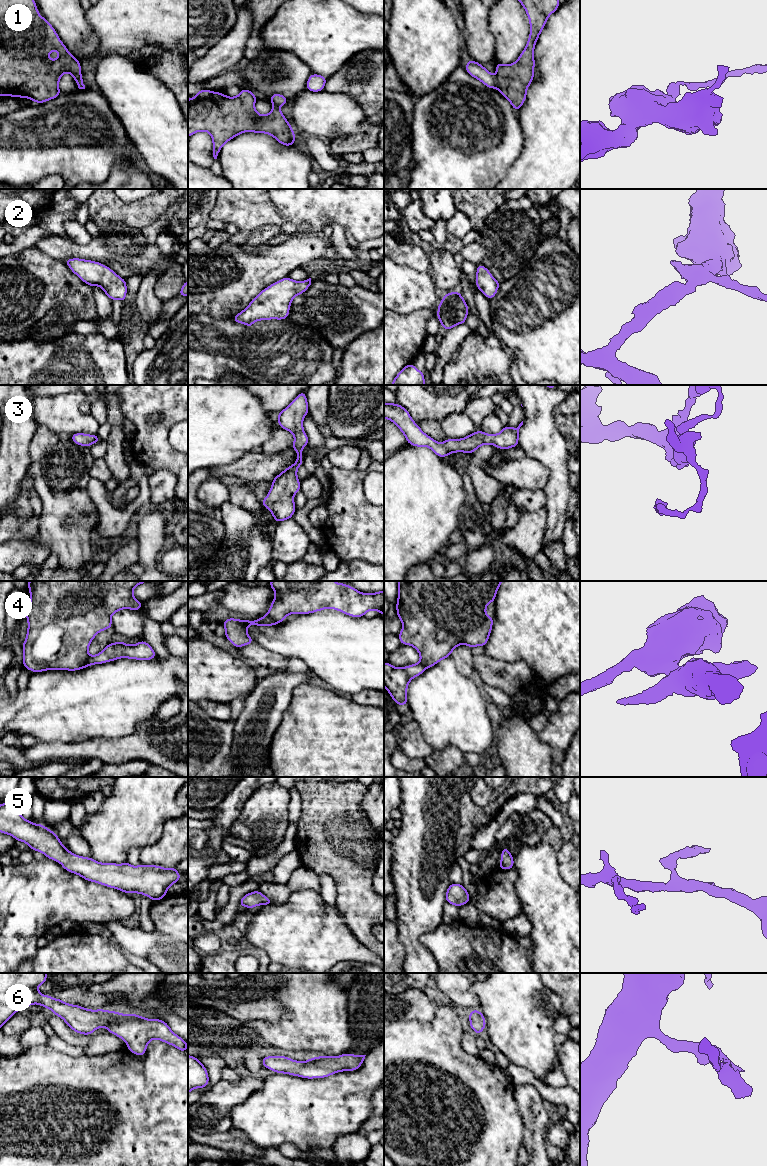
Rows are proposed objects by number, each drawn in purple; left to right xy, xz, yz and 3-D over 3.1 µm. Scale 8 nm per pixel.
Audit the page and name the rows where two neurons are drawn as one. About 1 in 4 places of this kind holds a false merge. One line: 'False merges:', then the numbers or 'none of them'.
False merges: 1, 4

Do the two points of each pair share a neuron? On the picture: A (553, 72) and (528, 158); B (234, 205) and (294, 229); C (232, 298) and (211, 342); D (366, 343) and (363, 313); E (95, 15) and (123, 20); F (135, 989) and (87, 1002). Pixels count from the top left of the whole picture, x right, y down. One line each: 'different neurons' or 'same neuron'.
A: same neuron
B: same neuron
C: different neurons
D: different neurons
E: same neuron
F: different neurons

